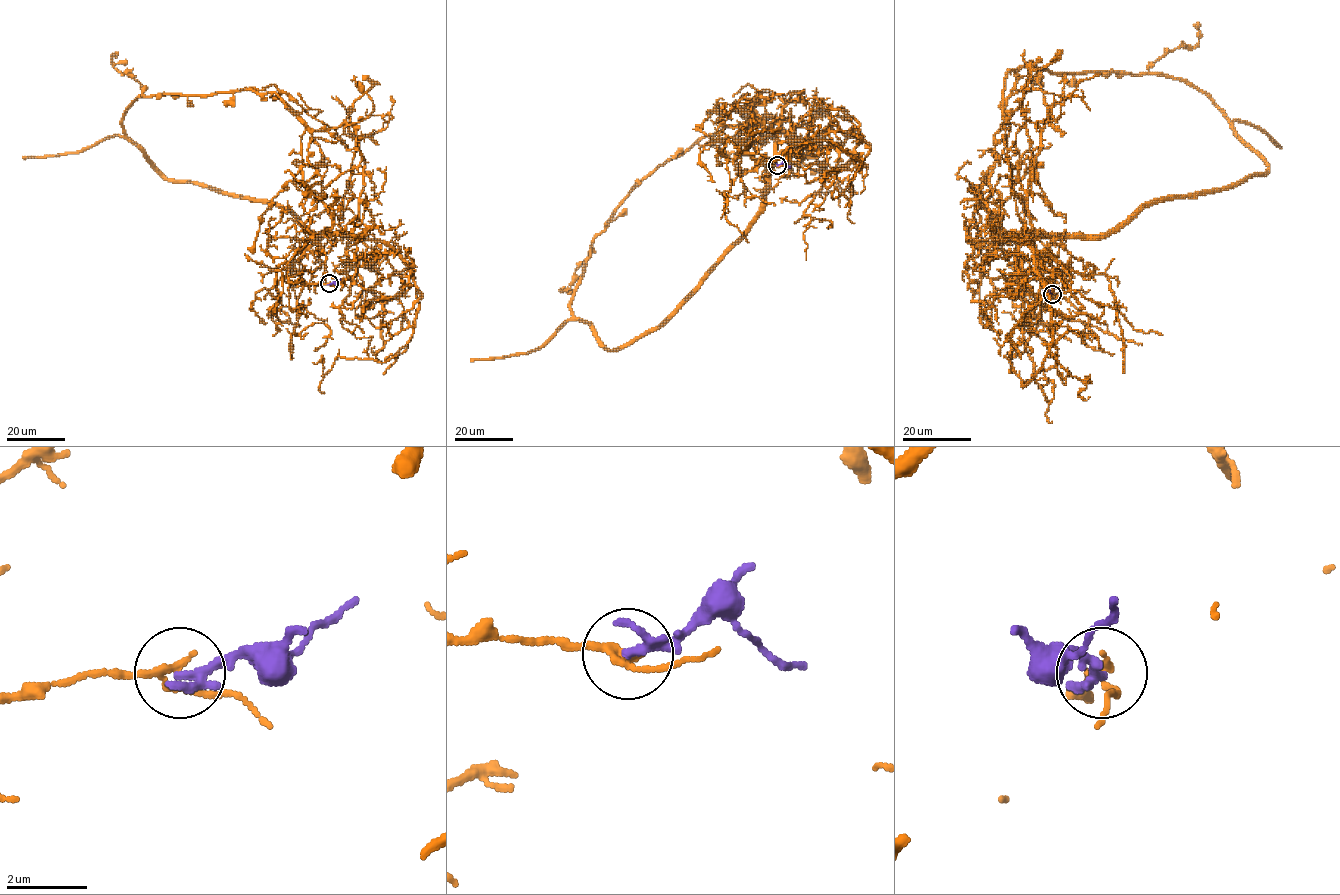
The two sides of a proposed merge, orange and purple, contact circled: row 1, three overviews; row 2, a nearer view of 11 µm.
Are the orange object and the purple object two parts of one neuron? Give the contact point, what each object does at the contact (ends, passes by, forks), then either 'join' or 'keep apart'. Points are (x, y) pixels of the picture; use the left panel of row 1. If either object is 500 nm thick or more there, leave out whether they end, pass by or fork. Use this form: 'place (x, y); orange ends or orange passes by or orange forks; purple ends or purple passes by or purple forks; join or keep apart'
place (329, 283); orange passes by; purple passes by; keep apart

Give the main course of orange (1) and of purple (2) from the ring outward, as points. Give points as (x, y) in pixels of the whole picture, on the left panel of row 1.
1: (329, 283), (285, 280), (332, 227), (305, 186), (295, 114), (249, 90), (146, 96), (113, 66), (118, 52)
2: (329, 283), (341, 278)

